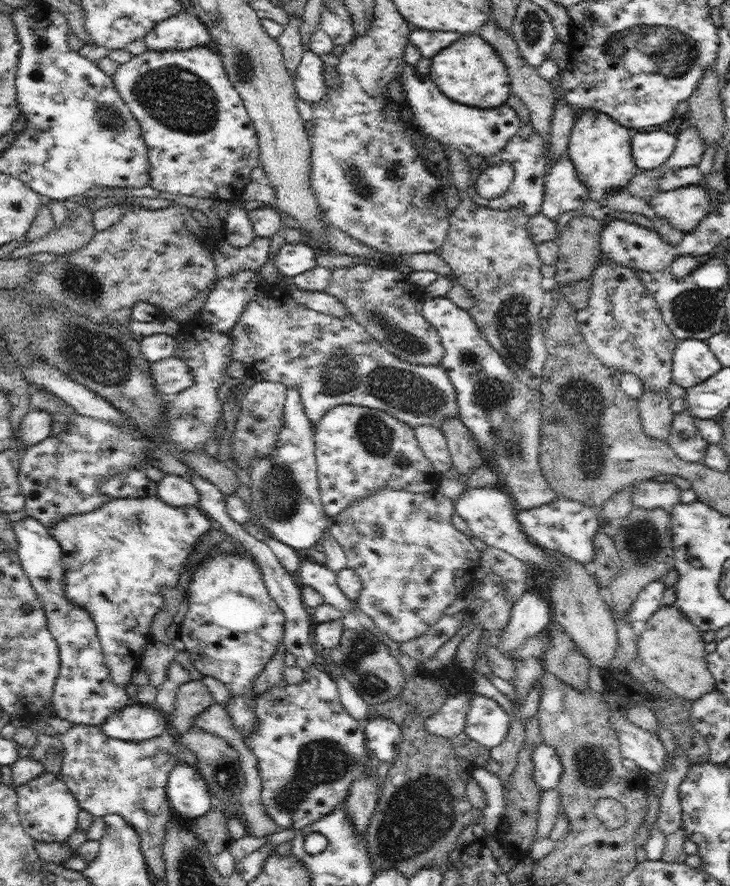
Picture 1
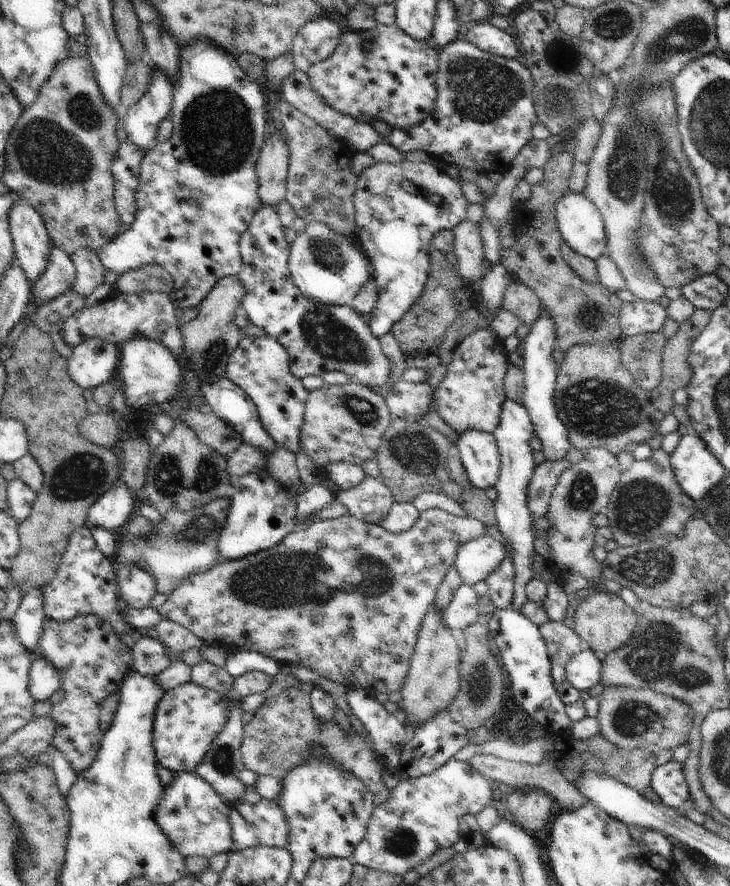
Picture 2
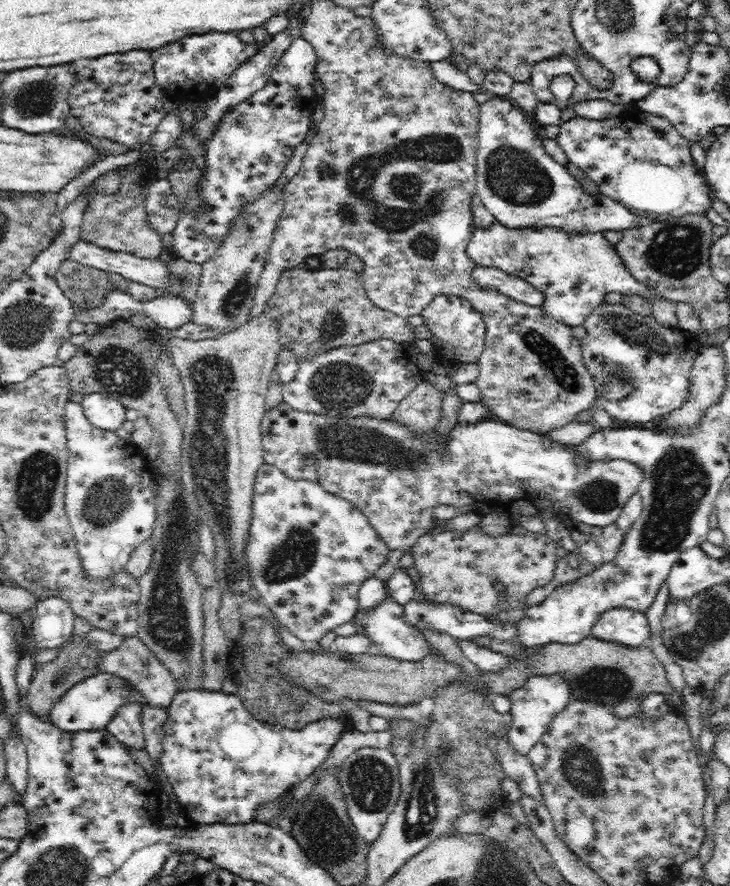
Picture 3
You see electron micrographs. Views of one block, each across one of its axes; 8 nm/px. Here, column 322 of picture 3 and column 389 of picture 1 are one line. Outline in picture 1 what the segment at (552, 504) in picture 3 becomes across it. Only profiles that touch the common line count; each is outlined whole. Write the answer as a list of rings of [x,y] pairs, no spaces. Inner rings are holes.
[[[350,403],[332,407],[315,426],[315,453],[320,500],[332,520],[337,514],[348,509],[354,501],[360,501],[387,486],[411,493],[427,493],[440,486],[441,474],[435,471],[433,464],[420,448],[415,429],[383,410]]]

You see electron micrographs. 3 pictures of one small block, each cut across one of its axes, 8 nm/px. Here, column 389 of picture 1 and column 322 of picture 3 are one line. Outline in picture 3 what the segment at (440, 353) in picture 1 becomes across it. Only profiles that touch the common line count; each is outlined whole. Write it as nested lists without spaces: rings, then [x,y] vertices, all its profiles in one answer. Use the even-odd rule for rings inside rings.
[[[301,265],[284,270],[280,276],[276,292],[266,304],[264,313],[268,317],[276,319],[278,333],[280,333],[280,346],[292,350],[298,360],[306,360],[306,358],[314,356],[314,353],[337,349],[339,346],[354,346],[381,338],[408,343],[415,328],[408,323],[407,318],[373,305],[364,289],[362,274],[354,272],[354,270],[347,270],[345,267],[332,269],[322,266],[310,270],[307,266]]]

